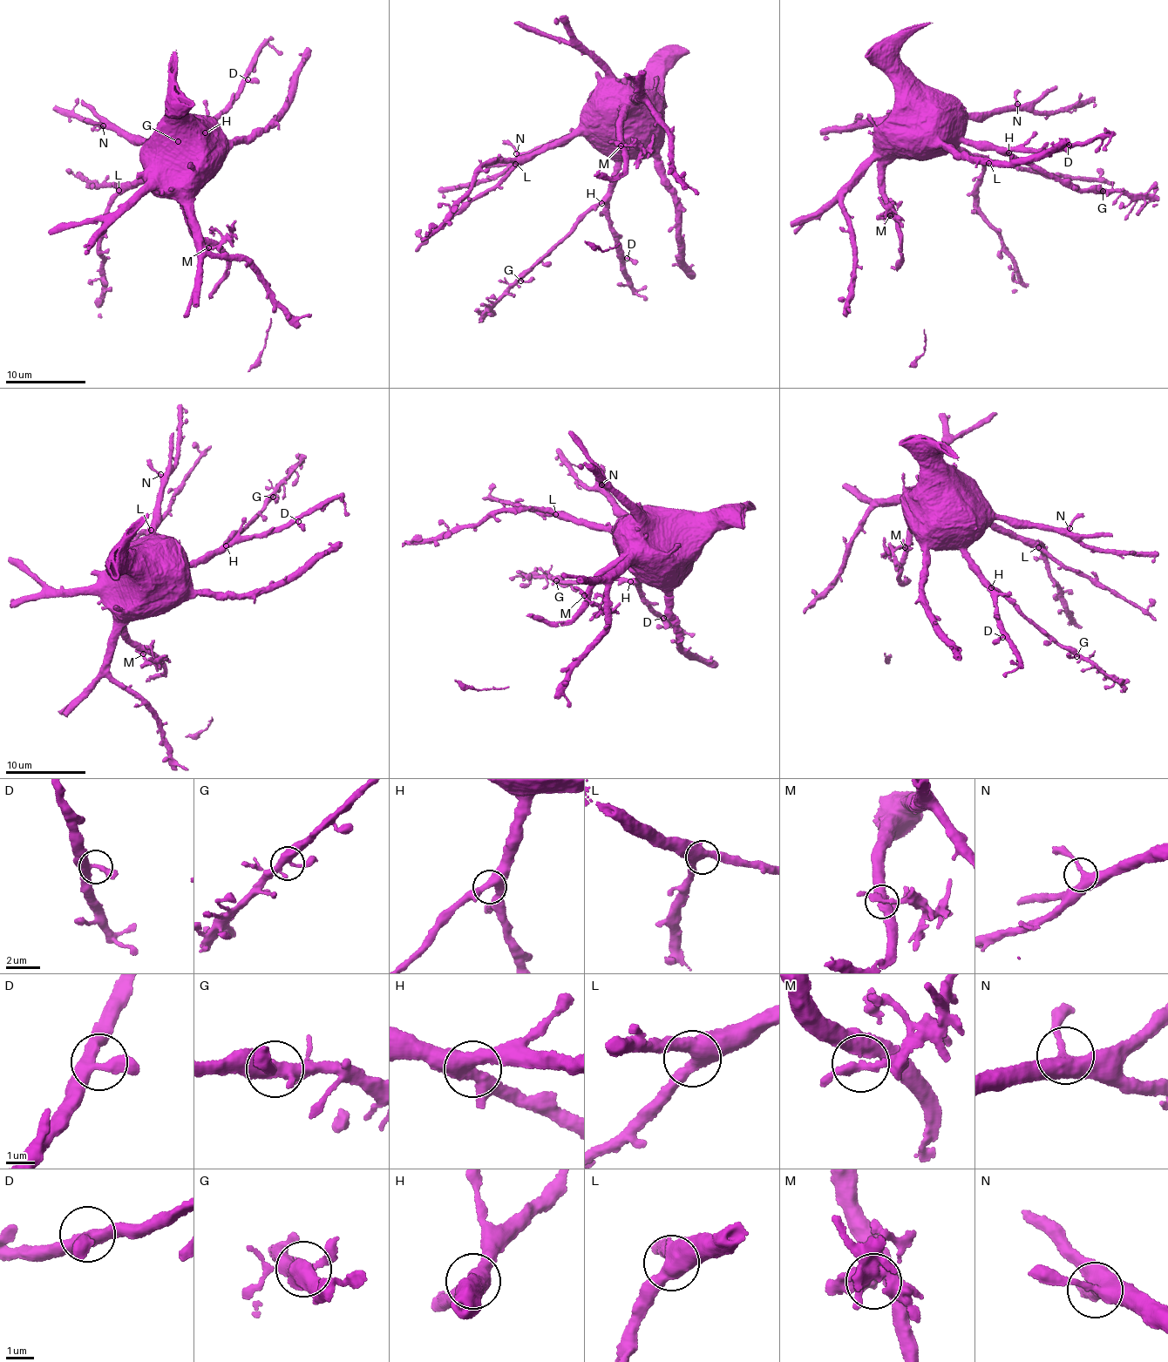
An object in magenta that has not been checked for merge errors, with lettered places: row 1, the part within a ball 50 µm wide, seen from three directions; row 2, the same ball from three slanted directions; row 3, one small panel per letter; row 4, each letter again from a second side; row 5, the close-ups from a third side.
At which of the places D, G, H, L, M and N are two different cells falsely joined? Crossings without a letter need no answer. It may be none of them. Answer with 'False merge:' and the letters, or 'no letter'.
False merge: M

